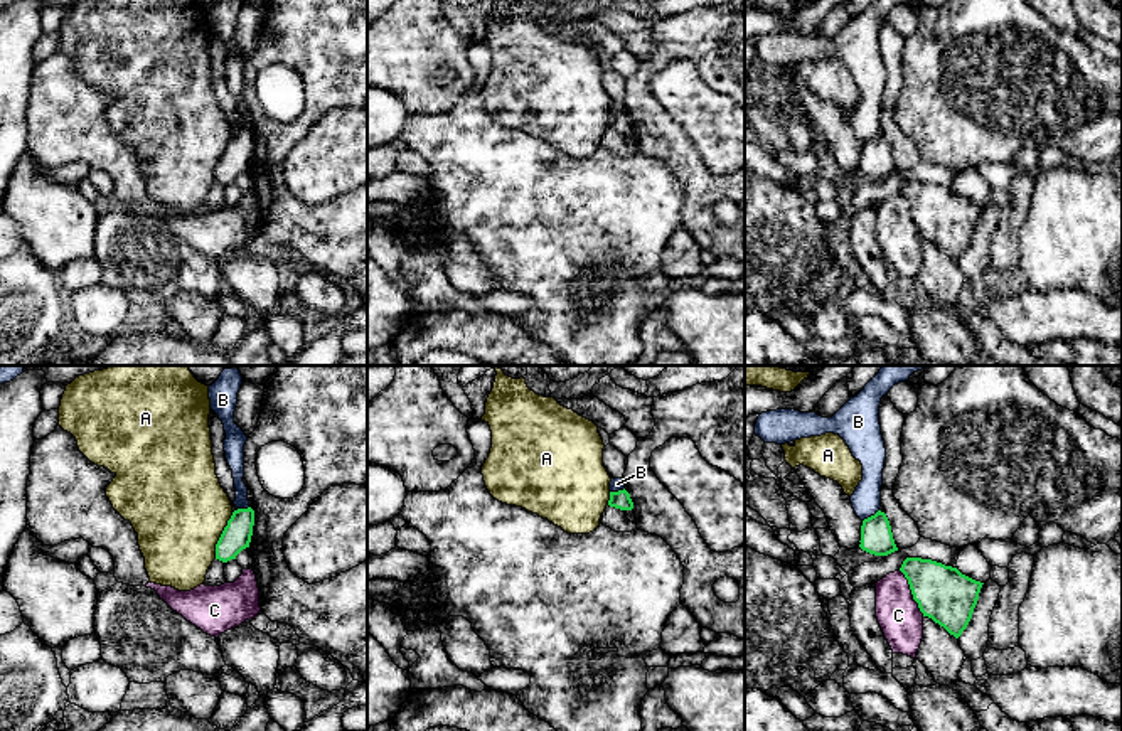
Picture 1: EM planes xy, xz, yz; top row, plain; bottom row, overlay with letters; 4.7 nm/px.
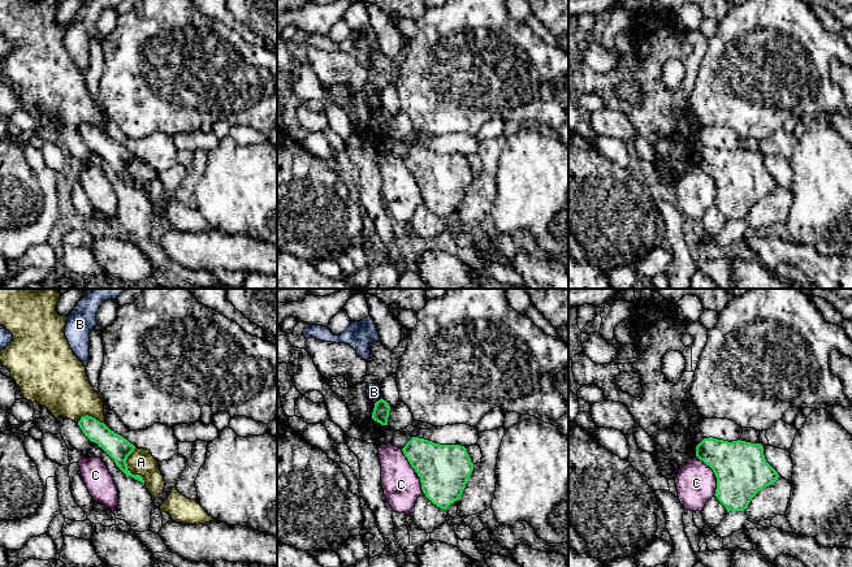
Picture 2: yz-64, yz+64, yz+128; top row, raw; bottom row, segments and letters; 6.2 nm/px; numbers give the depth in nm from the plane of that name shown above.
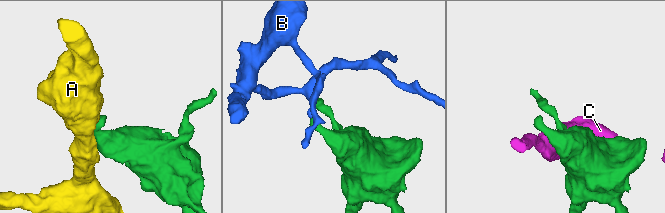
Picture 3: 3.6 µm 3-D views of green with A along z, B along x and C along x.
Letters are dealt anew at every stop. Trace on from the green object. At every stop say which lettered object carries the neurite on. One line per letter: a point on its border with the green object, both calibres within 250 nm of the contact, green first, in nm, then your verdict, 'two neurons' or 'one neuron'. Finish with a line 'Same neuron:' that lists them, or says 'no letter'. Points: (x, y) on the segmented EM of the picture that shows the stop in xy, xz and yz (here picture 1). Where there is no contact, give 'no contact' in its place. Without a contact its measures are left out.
A: xy (221, 536) | 140/460 nm | two neurons
B: yz (871, 516) | 160/140 nm | two neurons
C: yz (912, 593) | 260/200 nm | two neurons
Same neuron: no letter

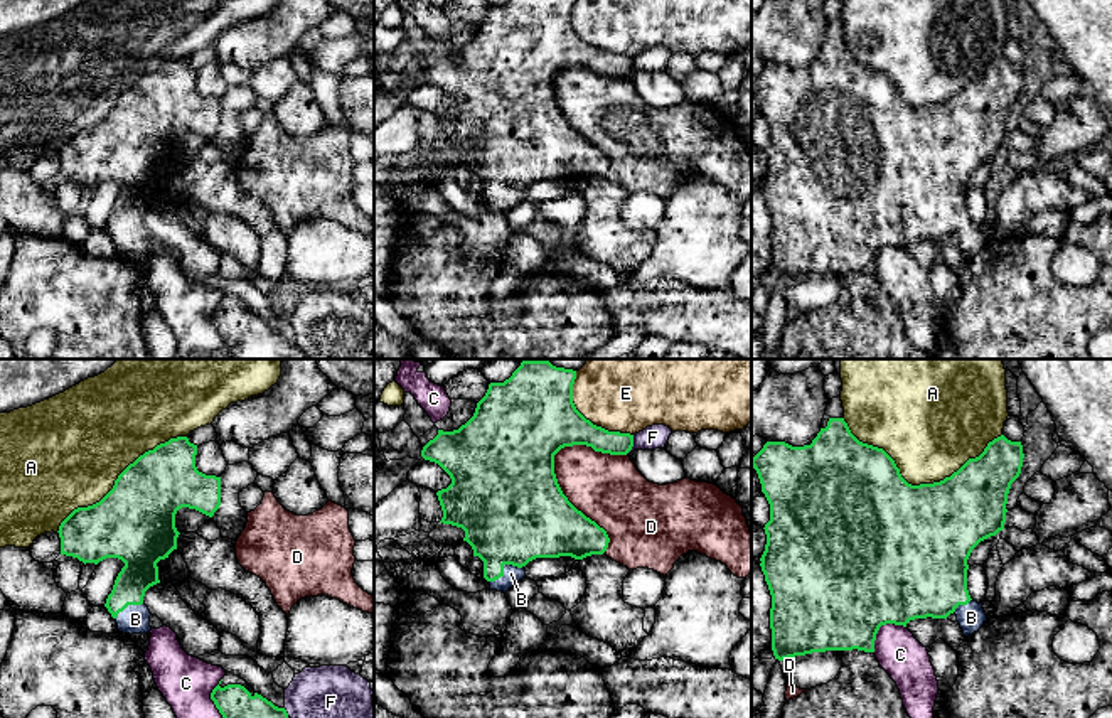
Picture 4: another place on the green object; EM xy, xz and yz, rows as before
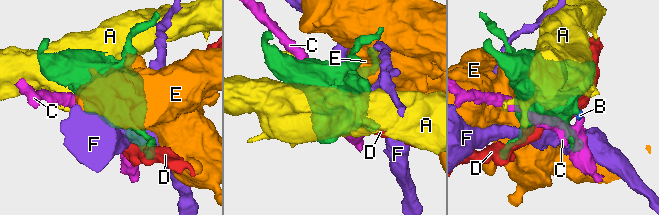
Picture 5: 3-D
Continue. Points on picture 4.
A: yz (917, 486) | 500/420 nm | two neurons
B: xz (502, 568) | 440/80 nm | one neuron
C: yz (880, 626) | 500/220 nm | two neurons
D: xz (568, 501) | 460/340 nm | two neurons
E: xz (585, 418) | 400/440 nm | two neurons
F: xz (632, 445) | 130/110 nm | two neurons
Same neuron: B

